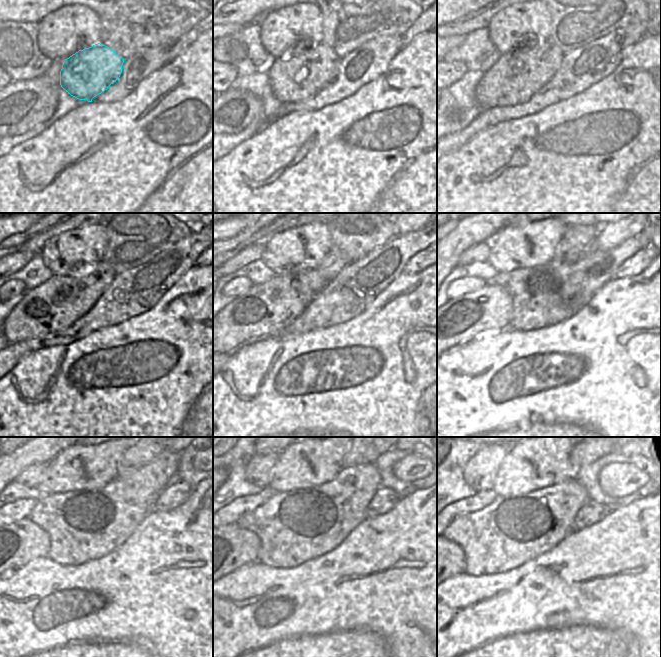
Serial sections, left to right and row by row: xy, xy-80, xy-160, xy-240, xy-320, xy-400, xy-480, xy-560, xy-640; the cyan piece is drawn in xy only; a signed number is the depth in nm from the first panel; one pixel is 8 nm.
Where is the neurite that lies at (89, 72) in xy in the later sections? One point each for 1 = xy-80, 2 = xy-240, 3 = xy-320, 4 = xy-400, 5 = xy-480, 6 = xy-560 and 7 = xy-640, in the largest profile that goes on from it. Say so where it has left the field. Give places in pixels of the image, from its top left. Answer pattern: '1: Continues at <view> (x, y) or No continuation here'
1: Continues at xy-80 (298, 76)
2: Continues at xy-240 (56, 304)
3: Continues at xy-320 (266, 309)
4: Continues at xy-400 (489, 308)
5: Continues at xy-480 (11, 546)
6: Continues at xy-560 (233, 547)
7: Continues at xy-640 (457, 561).

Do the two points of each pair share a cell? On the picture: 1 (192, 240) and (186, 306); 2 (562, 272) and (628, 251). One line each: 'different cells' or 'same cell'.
1: different cells
2: different cells

